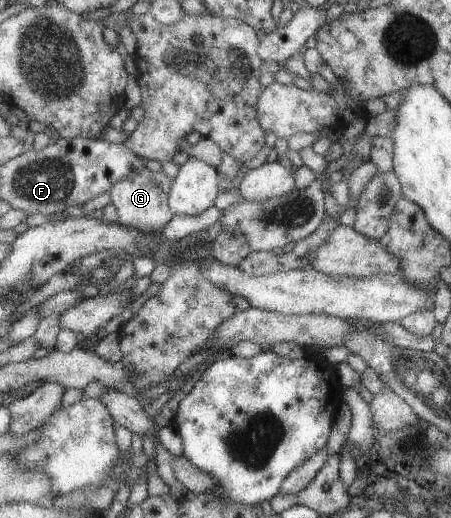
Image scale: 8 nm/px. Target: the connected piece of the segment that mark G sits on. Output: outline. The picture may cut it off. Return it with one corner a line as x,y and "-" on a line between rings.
147,169
140,174
132,172
130,176
112,184
107,192
110,194
111,204
116,209
118,224
134,228
144,234
159,234
173,218
167,204
170,188
170,178
164,172
151,172

